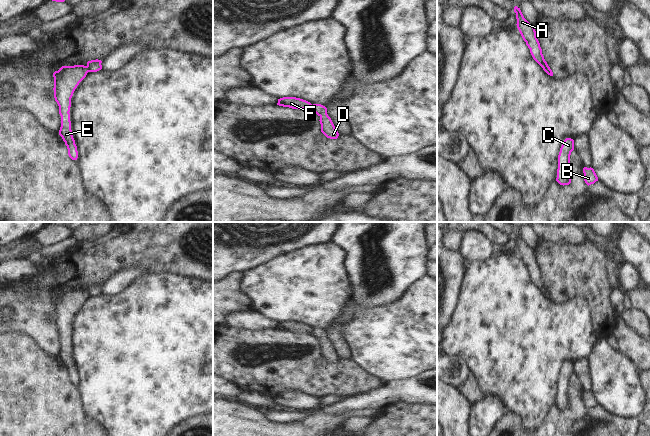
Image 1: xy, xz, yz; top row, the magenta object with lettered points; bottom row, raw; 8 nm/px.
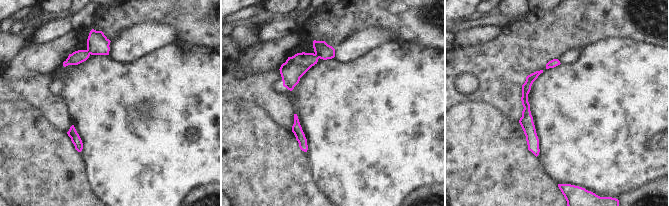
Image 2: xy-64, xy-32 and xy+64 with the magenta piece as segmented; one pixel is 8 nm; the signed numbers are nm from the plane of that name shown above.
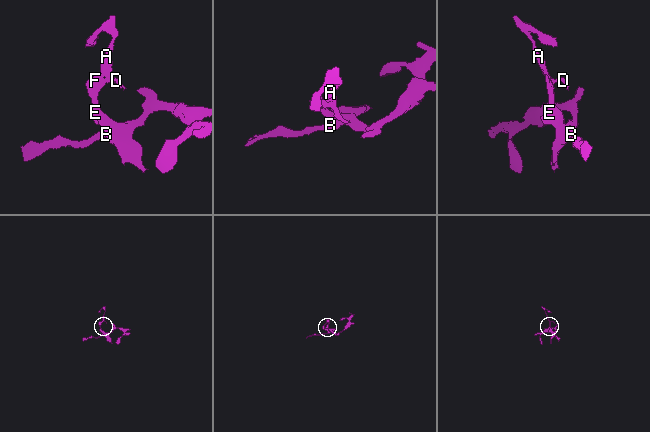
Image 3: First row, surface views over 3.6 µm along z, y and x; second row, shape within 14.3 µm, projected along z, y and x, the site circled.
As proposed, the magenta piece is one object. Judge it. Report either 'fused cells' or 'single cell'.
fused cells

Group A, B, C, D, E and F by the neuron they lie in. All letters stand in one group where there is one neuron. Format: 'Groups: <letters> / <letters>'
Groups: A D / B C E F.

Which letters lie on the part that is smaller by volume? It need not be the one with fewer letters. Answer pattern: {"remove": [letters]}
{"remove": ["A", "D"]}

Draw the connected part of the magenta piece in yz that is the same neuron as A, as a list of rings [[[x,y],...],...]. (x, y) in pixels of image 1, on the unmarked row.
[[[514,231],[514,236],[516,237],[517,252],[526,266],[526,269],[530,273],[530,277],[533,283],[543,292],[543,294],[550,300],[553,300],[553,296],[548,290],[542,278],[542,273],[540,267],[536,261],[536,255],[532,248],[530,248],[523,240],[520,232]]]

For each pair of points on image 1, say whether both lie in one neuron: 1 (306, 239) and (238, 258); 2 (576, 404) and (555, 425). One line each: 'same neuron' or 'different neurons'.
1: same neuron
2: same neuron

